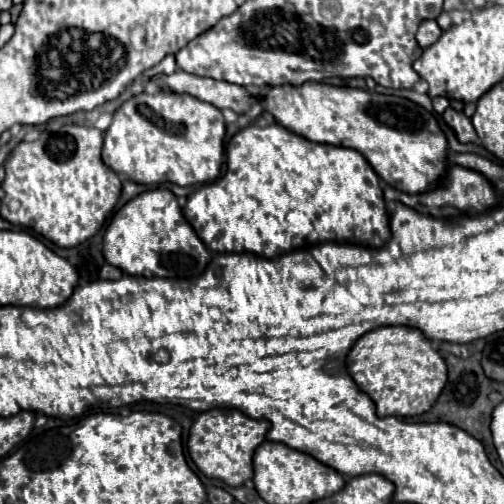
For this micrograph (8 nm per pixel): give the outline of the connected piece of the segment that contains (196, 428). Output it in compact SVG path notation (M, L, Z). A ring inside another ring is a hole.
M207 410L199 414L189 430L187 450L195 466L207 476L215 480L223 480L229 486L241 486L249 478L253 478L253 452L265 440L269 430L267 420L253 420L239 410Z

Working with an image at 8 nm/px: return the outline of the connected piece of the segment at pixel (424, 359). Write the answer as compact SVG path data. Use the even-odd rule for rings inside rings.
M383 326L363 334L347 354L347 372L355 380L361 392L365 392L377 406L377 416L417 416L427 412L435 400L439 398L445 382L447 382L447 366L445 360L431 348L429 340L417 330L409 326Z

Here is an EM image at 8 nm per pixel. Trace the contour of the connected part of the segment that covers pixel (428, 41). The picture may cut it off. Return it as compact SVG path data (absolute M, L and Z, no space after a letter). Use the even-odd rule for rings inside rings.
M423 20L415 38L417 38L417 42L419 42L421 48L427 48L427 46L431 46L441 36L441 32L443 30L437 26L435 20Z

